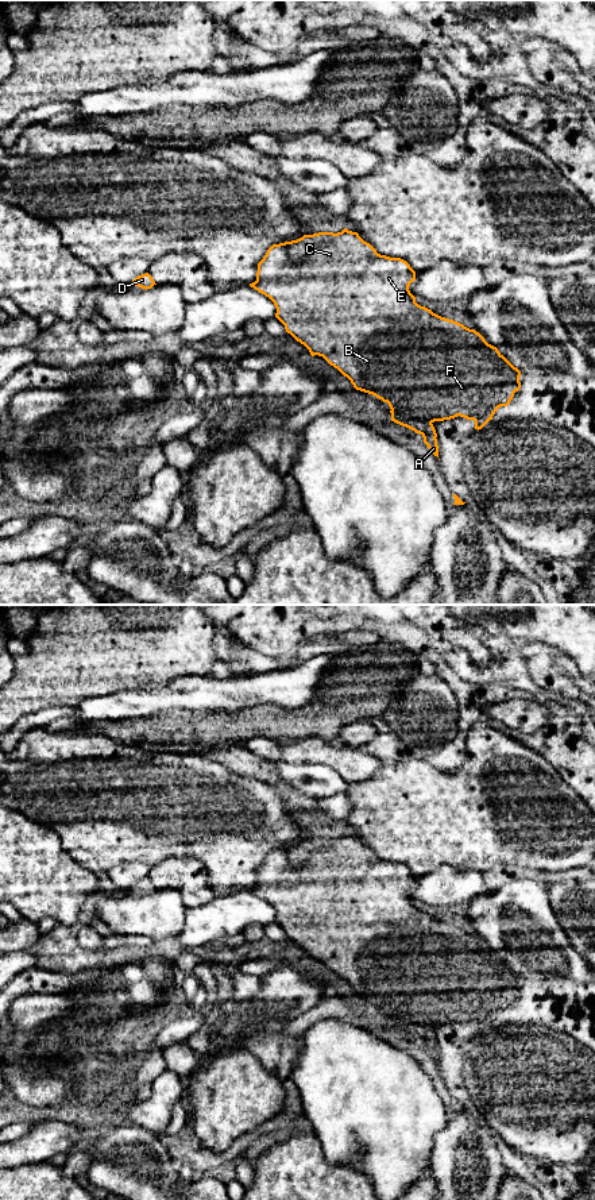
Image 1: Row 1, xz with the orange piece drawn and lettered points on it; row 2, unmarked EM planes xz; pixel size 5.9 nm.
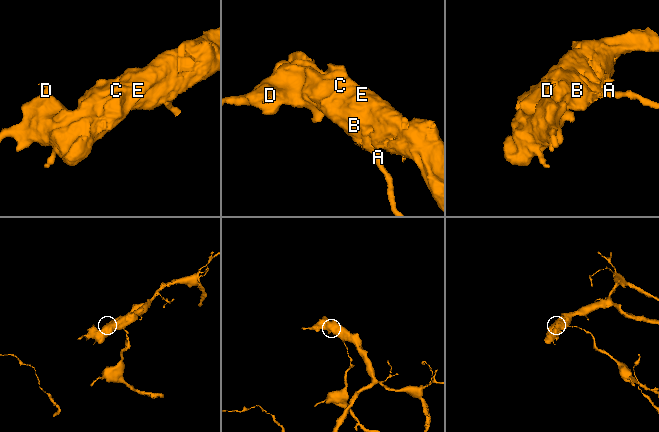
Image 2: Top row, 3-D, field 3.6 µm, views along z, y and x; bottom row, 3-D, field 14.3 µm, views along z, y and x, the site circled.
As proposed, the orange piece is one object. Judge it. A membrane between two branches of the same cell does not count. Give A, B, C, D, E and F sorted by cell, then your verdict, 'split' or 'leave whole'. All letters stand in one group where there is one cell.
A / B C D E F; split

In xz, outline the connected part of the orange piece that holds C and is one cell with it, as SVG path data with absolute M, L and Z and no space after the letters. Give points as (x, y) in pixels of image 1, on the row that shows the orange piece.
M344 228L337 234L318 232L304 235L297 240L273 244L258 263L256 281L250 283L250 286L274 302L277 308L275 317L285 325L287 333L309 350L312 356L322 356L331 366L347 377L356 390L372 394L383 402L387 402L393 413L428 422L451 420L460 416L467 420L474 420L475 429L479 431L492 420L494 413L501 406L507 406L514 393L521 389L521 371L514 367L497 347L488 344L475 329L470 329L457 321L441 317L430 309L418 305L416 297L409 290L413 281L416 281L416 271L406 261L378 254L358 232Z

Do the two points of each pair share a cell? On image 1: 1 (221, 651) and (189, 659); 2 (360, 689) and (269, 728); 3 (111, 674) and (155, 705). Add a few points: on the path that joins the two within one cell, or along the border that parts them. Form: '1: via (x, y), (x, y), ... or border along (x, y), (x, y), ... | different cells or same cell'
1: border along (217, 632), (213, 639), (216, 658) | different cells
2: via (337, 703), (321, 718), (292, 724) | same cell
3: border along (165, 685), (157, 689), (131, 689), (103, 695) | different cells

